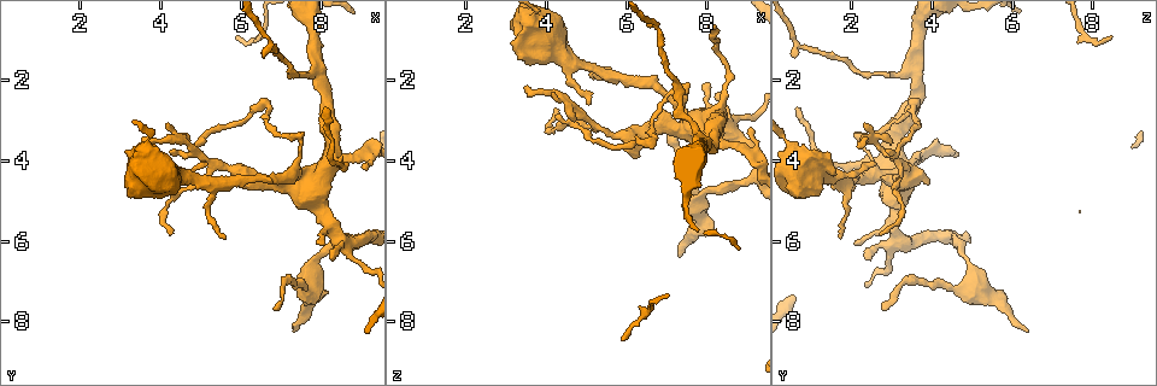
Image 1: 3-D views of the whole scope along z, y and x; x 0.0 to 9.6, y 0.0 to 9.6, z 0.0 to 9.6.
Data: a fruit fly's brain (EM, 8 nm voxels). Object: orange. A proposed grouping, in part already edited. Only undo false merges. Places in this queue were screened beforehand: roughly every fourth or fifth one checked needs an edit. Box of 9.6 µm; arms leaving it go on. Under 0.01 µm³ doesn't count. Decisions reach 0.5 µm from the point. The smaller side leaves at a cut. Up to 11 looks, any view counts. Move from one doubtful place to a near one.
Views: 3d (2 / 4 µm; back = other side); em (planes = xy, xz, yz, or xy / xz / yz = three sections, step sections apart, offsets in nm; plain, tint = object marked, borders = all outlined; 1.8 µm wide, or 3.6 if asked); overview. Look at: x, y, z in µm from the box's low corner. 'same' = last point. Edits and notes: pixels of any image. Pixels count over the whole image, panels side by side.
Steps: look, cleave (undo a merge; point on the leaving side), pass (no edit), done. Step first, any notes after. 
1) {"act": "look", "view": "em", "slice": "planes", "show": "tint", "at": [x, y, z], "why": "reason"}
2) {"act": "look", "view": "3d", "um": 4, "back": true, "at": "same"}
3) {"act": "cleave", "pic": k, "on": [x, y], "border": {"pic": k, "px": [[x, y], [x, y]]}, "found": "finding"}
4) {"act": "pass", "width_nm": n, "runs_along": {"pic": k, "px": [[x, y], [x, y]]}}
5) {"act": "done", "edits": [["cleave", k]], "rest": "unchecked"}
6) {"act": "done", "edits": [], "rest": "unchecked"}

{"act": "look", "view": "em", "um": 3.6, "slice": "xz", "step": 4, "show": "tint", "at": [7.55, 7.20, 4.80], "why": "three arms meet"}

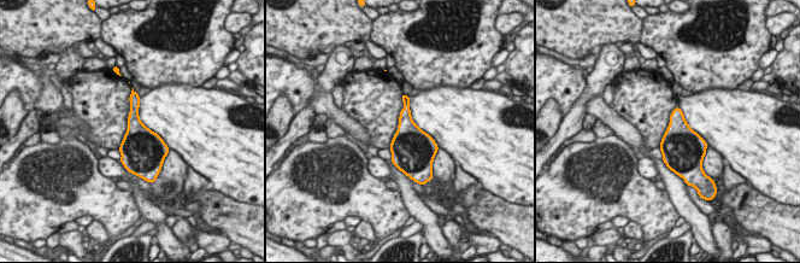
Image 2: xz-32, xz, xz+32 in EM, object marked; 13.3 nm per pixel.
{"act": "pass", "found": "continuous, no second cell"}

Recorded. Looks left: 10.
{"act": "look", "view": "em", "slice": "yz", "step": 16, "show": "borders", "at": [7.45, 4.40, 3.00], "why": "arms part here"}

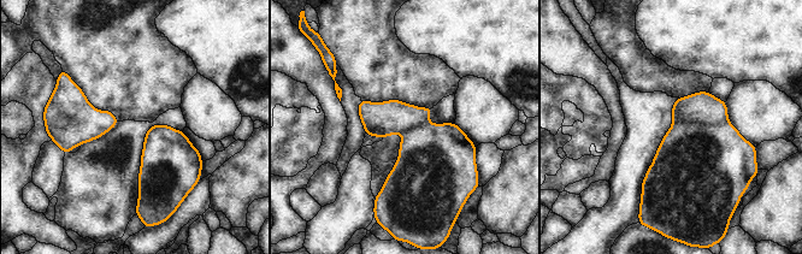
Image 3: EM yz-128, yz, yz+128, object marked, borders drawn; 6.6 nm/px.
{"act": "cleave", "pic": 3, "on": [703, 108], "border": {"pic": 3, "px": [[726, 119], [712, 125], [674, 124]]}, "found": "a second cell is stuck on"}

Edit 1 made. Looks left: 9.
{"act": "look", "view": "overview", "why": "see it whole again"}

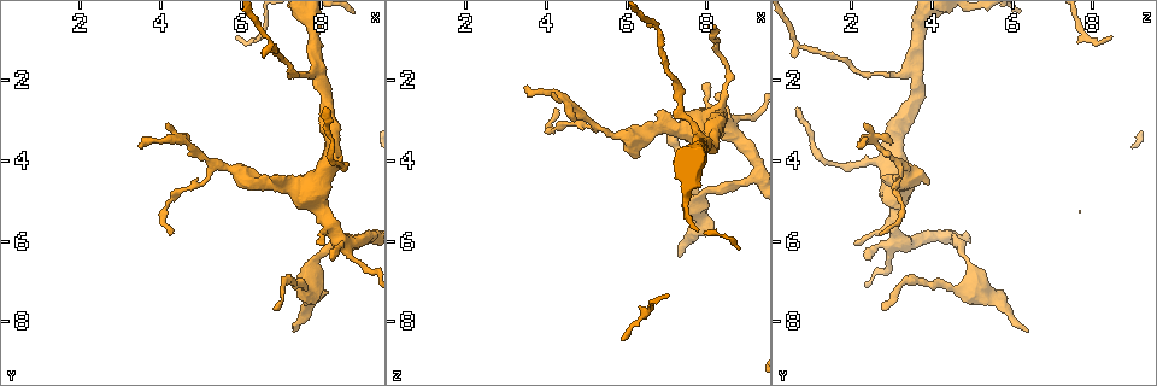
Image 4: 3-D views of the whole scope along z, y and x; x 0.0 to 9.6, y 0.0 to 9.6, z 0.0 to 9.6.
{"act": "look", "view": "3d", "um": 4, "at": [8.40, 6.00, 3.20], "why": "four or more arms meet"}

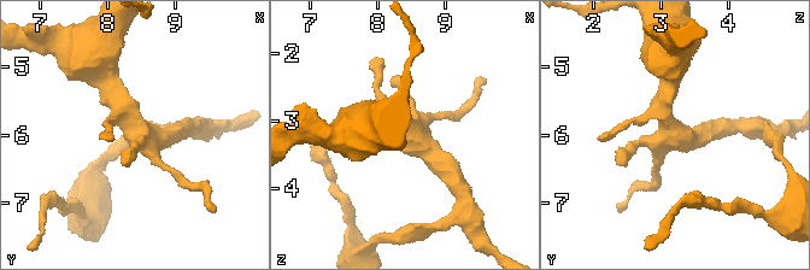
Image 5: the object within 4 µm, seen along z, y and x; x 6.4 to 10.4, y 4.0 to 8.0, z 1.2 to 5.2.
{"act": "look", "view": "em", "slice": "xz", "step": 16, "show": "borders", "at": [8.50, 6.00, 3.10]}

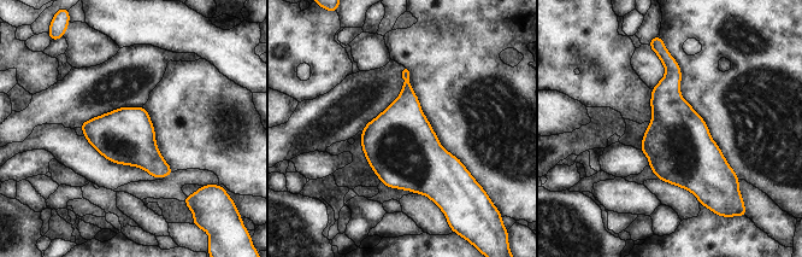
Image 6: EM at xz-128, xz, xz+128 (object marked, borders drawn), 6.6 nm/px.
{"act": "pass", "found": "continuous, no second cell"}

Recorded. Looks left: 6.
{"act": "look", "view": "3d", "um": 2, "at": [7.85, 1.90, 3.60], "why": "two arms in line, one across"}

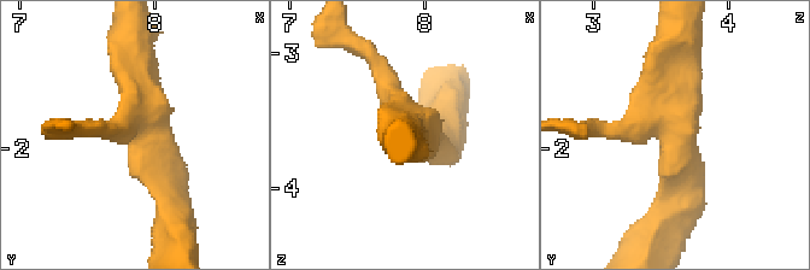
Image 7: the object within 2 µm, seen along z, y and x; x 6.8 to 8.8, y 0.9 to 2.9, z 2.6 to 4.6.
{"act": "look", "view": "em", "slice": "planes", "show": "tint", "at": [7.90, 1.86, 3.56], "arms": 3, "why": "need the tissue"}

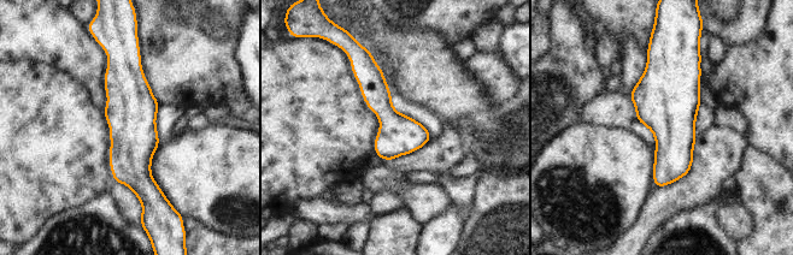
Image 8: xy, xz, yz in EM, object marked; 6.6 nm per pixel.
{"act": "pass", "width_nm": 280, "runs_along": {"pic": 8, "px": [[119, 55], [144, 197]]}, "found": "all the same cell"}

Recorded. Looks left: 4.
{"act": "done", "edits": [["cleave", 3]], "rest": "unchecked"}

